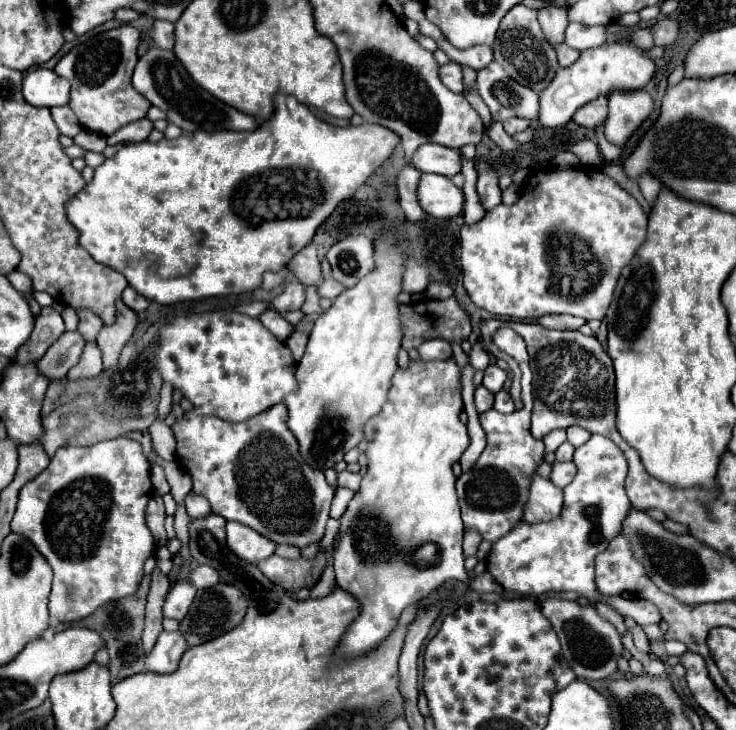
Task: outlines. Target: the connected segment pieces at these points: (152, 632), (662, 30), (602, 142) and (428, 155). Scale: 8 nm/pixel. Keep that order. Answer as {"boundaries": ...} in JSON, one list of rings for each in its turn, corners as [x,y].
{"boundaries":[[[[153,572],[151,580],[151,590],[147,596],[147,614],[145,614],[145,630],[143,630],[143,648],[149,652],[155,646],[157,636],[163,632],[161,620],[163,620],[163,602],[169,592],[171,584],[169,578],[161,572]]],[[[665,16],[653,24],[653,30],[655,30],[655,44],[657,46],[669,46],[679,36],[679,22],[675,18]]],[[[601,128],[597,130],[597,138],[599,138],[599,148],[601,148],[601,154],[603,154],[603,158],[605,158],[607,162],[615,162],[615,160],[619,160],[619,158],[621,158],[623,150],[621,150],[619,146],[609,144],[609,142],[603,138],[603,130],[601,130]]],[[[425,144],[415,152],[413,166],[421,172],[433,172],[453,178],[461,172],[461,154],[459,150],[445,148],[441,144]]]]}

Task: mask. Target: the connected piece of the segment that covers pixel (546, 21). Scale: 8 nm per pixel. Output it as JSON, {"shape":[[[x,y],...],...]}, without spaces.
{"shape":[[[545,8],[539,12],[539,24],[551,46],[565,42],[565,28],[569,24],[567,12],[561,12],[561,8]]]}

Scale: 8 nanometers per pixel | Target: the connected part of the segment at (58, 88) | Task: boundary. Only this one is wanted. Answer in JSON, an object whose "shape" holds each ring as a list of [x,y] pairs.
{"shape":[[[47,68],[31,70],[23,80],[23,96],[33,106],[65,106],[69,102],[69,88],[69,80]]]}

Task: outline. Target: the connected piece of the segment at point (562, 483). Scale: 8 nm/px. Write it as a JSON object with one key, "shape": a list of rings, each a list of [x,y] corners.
{"shape":[[[555,462],[551,472],[551,482],[559,488],[565,488],[577,474],[577,466],[573,462]]]}

